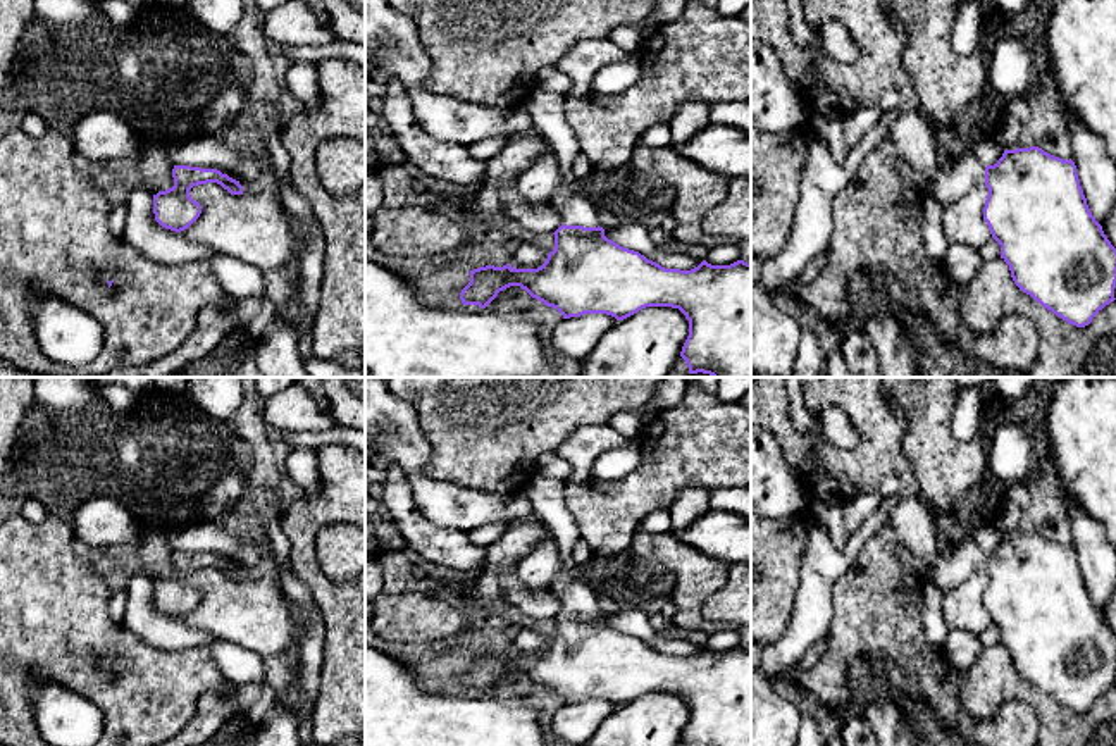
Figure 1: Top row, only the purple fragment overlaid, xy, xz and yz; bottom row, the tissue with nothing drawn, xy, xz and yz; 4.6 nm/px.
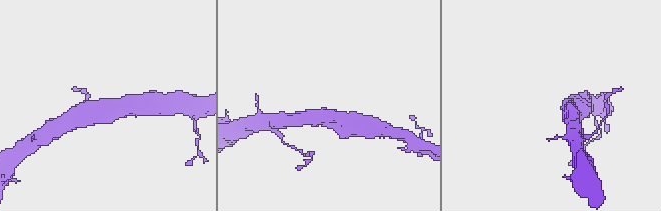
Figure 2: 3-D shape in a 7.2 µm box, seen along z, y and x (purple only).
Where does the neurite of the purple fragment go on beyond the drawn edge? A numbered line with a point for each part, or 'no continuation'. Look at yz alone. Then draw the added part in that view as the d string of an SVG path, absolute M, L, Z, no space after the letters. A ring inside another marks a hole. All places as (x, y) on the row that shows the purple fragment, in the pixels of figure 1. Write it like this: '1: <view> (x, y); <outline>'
1: yz (948, 185); M964 150L964 155L954 165L937 169L932 179L913 169L902 159L897 164L897 172L916 188L921 196L930 195L944 205L958 200L973 186L985 184L985 165L968 150Z

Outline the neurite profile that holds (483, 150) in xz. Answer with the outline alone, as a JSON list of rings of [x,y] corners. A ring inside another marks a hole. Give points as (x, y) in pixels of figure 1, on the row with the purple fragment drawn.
[[[493,136],[467,145],[467,148],[475,160],[487,162],[489,159],[498,155],[506,143],[508,143],[508,136]]]

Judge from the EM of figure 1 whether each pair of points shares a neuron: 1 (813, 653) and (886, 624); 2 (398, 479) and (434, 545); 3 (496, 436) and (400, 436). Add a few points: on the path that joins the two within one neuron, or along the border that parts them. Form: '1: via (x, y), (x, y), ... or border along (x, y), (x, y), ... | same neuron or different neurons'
1: border along (825, 634), (827, 646), (820, 658), (799, 671) | different neurons
2: via (398, 495), (402, 510), (419, 529) | same neuron
3: border along (403, 402), (429, 443), (426, 471), (433, 476) | different neurons

